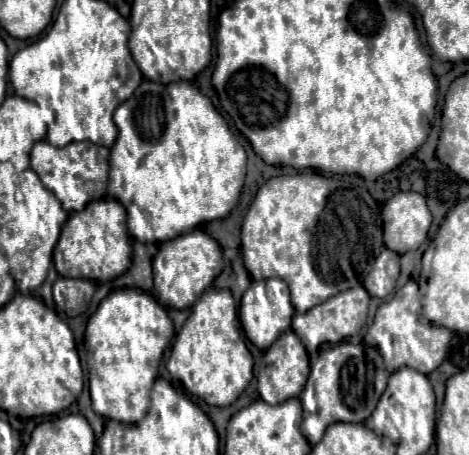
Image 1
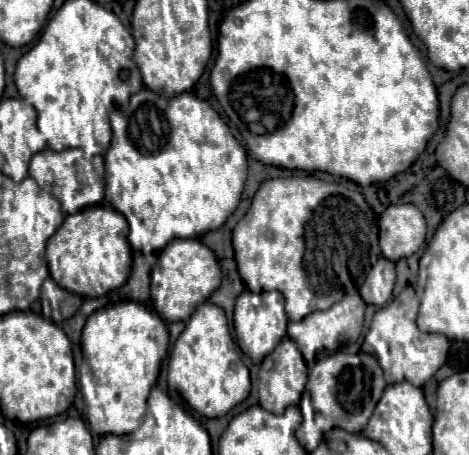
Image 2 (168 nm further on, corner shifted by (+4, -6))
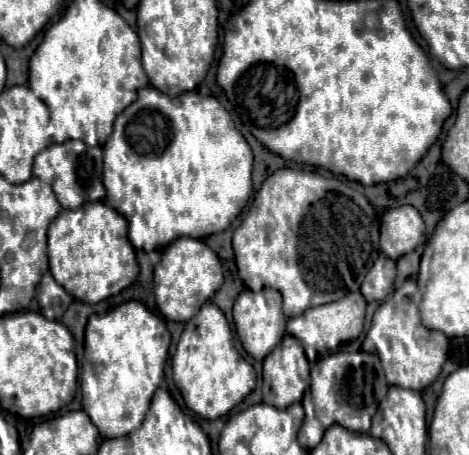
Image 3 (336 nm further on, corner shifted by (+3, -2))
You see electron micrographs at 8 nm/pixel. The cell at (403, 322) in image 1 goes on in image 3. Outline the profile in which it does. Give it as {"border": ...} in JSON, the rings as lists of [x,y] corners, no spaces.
{"border":[[[407,281],[393,293],[391,299],[379,305],[374,313],[371,329],[367,331],[367,337],[363,341],[362,350],[375,353],[380,358],[390,386],[423,391],[439,377],[441,367],[448,359],[449,339],[441,331],[431,331],[423,327],[413,297],[417,297],[417,285],[413,281]]]}

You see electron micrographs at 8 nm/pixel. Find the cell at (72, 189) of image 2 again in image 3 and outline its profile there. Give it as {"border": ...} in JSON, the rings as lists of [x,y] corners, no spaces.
{"border":[[[65,141],[51,145],[35,157],[33,175],[49,183],[65,209],[77,209],[87,201],[99,201],[105,197],[105,187],[101,183],[103,151],[101,147],[87,147],[83,141]]]}

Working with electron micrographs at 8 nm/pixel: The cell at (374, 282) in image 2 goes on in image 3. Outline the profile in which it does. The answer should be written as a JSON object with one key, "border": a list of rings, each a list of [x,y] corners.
{"border":[[[381,255],[377,263],[369,269],[361,285],[361,293],[367,301],[383,301],[393,289],[393,281],[395,281],[395,261]]]}

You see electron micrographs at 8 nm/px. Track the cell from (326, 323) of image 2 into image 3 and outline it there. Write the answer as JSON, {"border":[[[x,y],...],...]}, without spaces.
{"border":[[[349,293],[339,301],[333,303],[325,303],[321,307],[313,307],[309,311],[305,311],[299,317],[291,317],[286,324],[286,333],[293,335],[299,339],[299,343],[305,349],[305,355],[311,363],[317,361],[317,357],[335,351],[341,343],[347,341],[355,341],[361,331],[363,331],[363,321],[365,321],[365,299],[361,293]]]}

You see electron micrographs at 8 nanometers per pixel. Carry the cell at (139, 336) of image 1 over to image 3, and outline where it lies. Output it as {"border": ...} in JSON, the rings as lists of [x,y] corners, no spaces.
{"border":[[[127,301],[105,315],[91,315],[85,329],[84,361],[81,368],[81,390],[83,409],[93,419],[101,437],[123,437],[135,431],[145,413],[149,411],[151,397],[161,385],[165,362],[169,356],[171,335],[165,321],[151,313],[139,301]]]}

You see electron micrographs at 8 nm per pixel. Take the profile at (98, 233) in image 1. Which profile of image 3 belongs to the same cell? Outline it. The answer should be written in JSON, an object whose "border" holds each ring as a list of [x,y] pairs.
{"border":[[[103,201],[85,203],[79,209],[65,209],[49,227],[49,271],[55,281],[83,303],[99,303],[127,289],[139,273],[135,249],[127,239],[123,215]]]}

